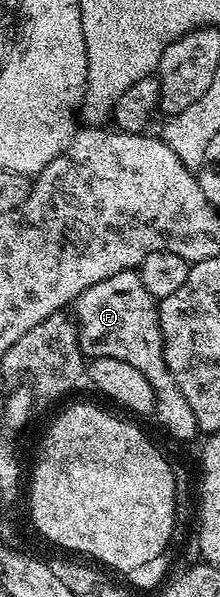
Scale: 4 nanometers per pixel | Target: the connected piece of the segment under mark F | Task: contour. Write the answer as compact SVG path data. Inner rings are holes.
M132 270L115 273L115 277L107 277L91 285L91 289L84 291L72 304L71 311L83 340L84 354L89 359L115 357L135 365L135 369L139 369L139 373L143 373L151 385L155 416L161 422L162 429L171 438L189 443L199 435L199 428L195 413L191 413L191 405L187 405L187 397L179 393L179 385L175 385L175 377L171 377L167 369L157 304L158 300L143 289L140 274Z

